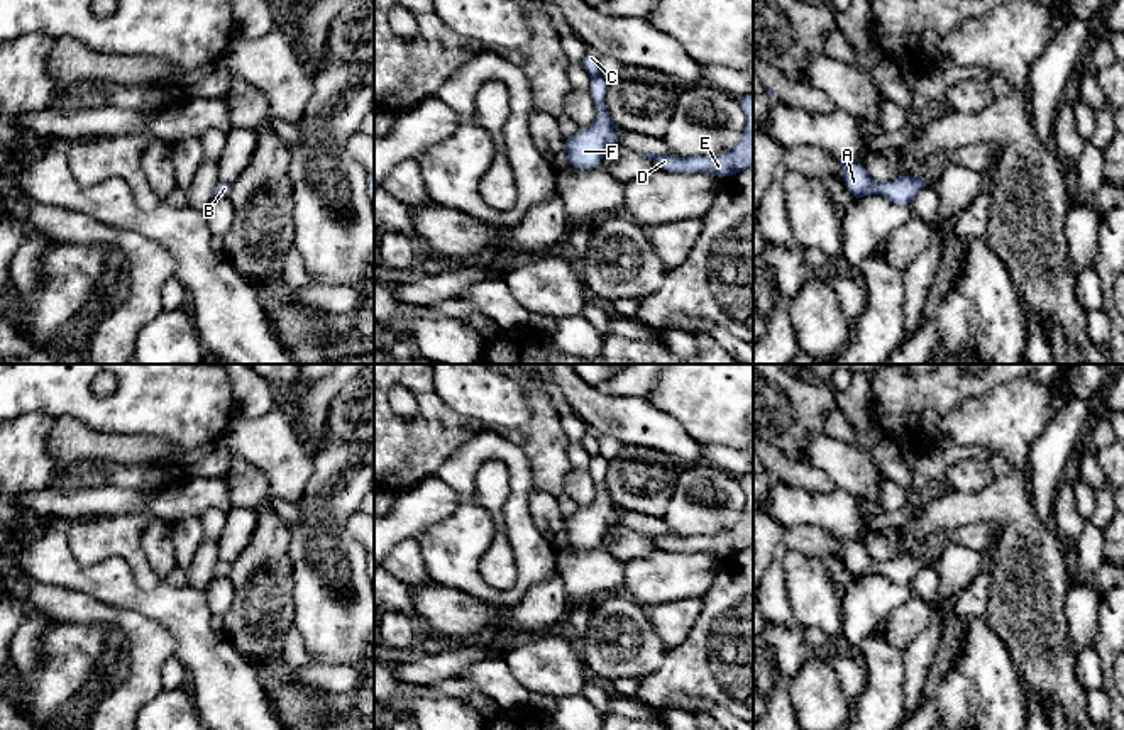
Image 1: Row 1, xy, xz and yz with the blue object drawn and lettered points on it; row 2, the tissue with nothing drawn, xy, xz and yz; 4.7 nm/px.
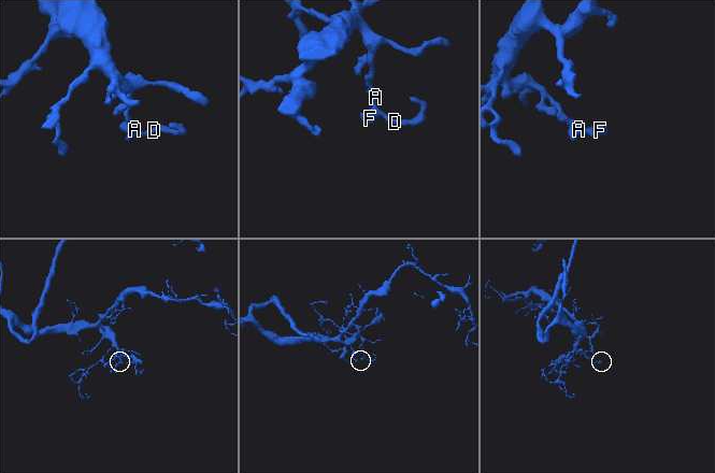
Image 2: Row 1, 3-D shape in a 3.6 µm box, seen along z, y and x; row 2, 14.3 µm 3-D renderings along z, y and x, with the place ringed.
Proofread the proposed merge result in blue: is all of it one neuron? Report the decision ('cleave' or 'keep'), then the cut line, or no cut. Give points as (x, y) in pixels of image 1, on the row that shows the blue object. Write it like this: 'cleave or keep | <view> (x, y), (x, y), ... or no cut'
keep | no cut

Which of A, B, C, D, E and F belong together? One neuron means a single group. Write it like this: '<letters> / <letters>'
A B C D E F

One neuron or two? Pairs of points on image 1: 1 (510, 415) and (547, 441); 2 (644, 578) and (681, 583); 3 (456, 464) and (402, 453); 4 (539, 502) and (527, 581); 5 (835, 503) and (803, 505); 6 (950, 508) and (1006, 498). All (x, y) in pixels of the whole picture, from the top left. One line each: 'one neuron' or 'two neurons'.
1: two neurons
2: one neuron
3: two neurons
4: two neurons
5: one neuron
6: one neuron

